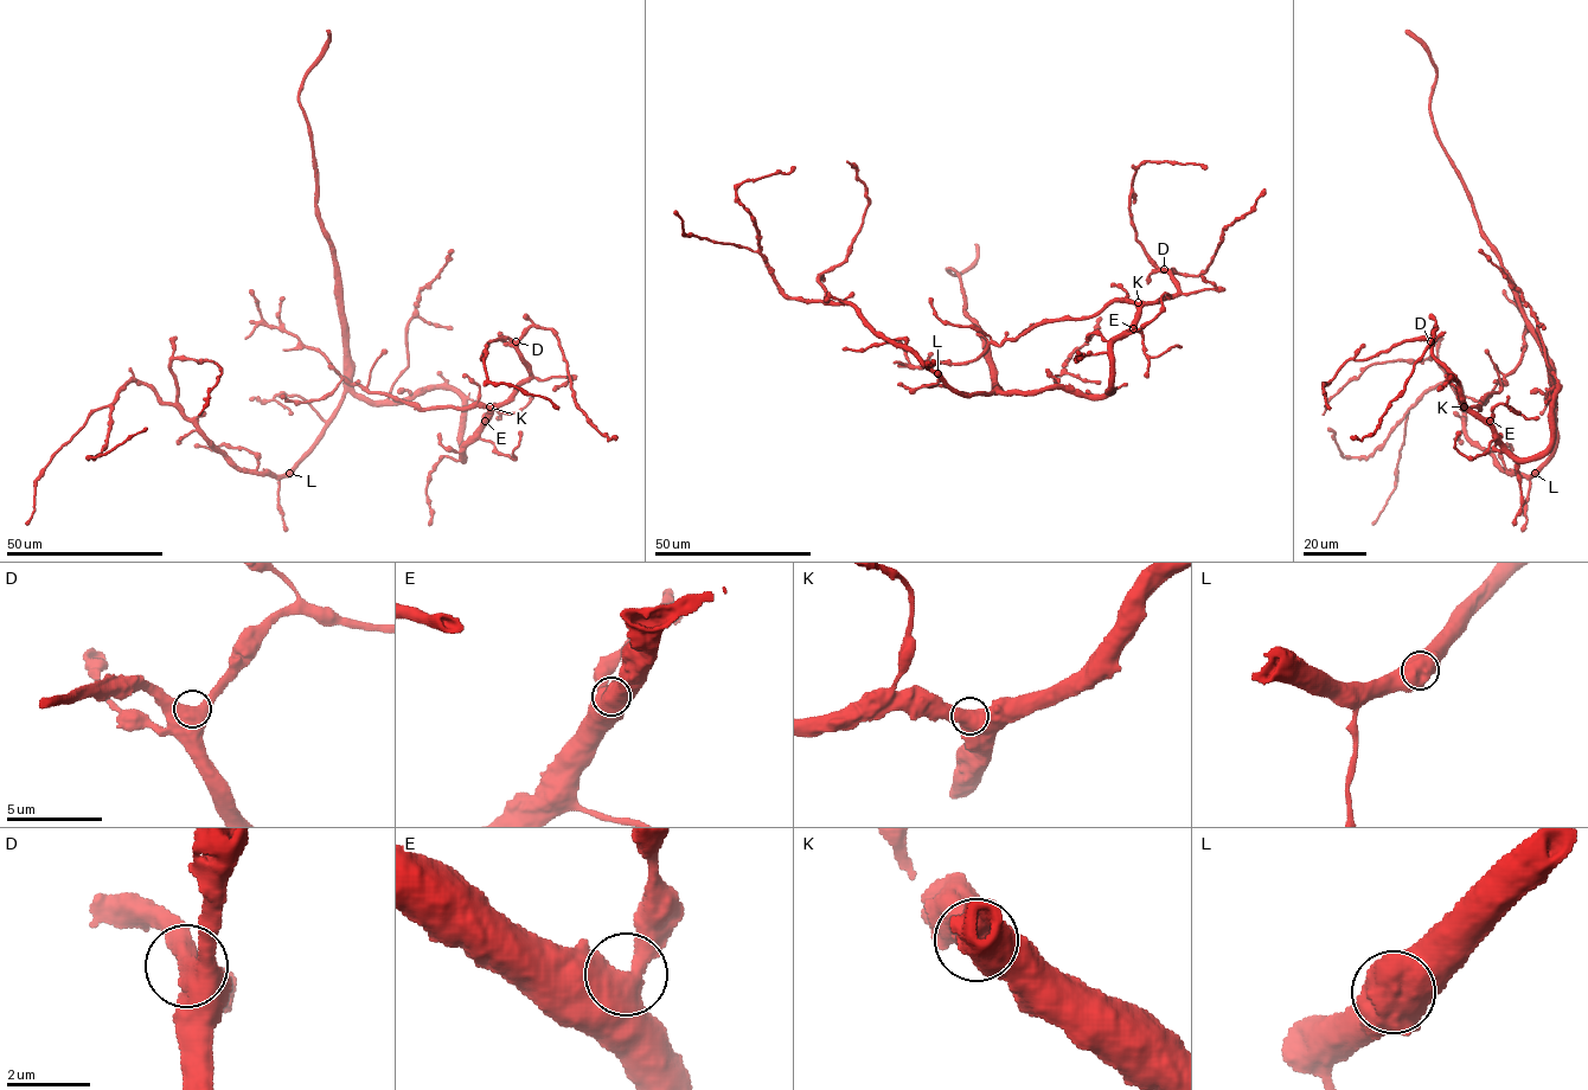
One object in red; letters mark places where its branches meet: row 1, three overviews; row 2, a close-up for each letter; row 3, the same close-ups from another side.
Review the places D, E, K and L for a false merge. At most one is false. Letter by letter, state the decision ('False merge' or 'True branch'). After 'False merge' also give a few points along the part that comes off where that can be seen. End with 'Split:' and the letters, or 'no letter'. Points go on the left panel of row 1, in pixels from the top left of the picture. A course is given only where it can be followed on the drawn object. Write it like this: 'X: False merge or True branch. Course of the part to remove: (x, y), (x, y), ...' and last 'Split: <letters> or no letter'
D: True branch
E: True branch
K: True branch
L: True branch
Split: no letter

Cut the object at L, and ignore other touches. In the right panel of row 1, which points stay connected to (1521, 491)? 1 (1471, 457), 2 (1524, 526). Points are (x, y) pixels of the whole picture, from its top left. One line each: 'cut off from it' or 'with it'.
1: with it
2: cut off from it

